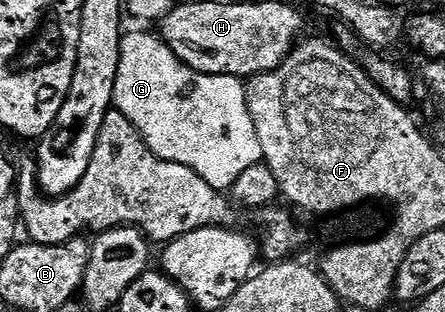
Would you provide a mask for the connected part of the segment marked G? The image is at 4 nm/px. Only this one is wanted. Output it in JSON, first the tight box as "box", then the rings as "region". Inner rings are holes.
{"box":[112,31,264,188],"region":[[[132,31],[129,35],[127,32],[120,40],[120,60],[118,61],[118,71],[114,81],[114,93],[112,94],[115,110],[122,112],[133,123],[140,136],[144,139],[144,144],[158,157],[194,169],[194,173],[198,173],[198,177],[202,177],[202,181],[206,181],[214,188],[232,188],[234,181],[238,181],[238,177],[242,177],[242,173],[246,173],[246,169],[250,169],[250,165],[261,162],[264,157],[262,145],[258,141],[256,130],[254,129],[254,121],[248,112],[248,97],[245,84],[235,75],[201,75],[199,71],[187,70],[183,61],[164,44],[164,40],[155,34],[152,35],[147,35],[144,31]]]}

